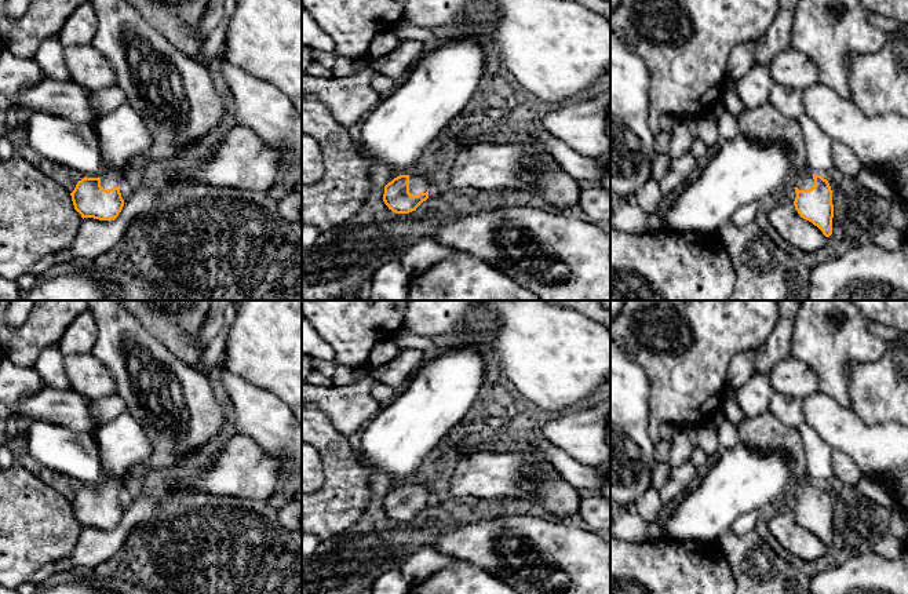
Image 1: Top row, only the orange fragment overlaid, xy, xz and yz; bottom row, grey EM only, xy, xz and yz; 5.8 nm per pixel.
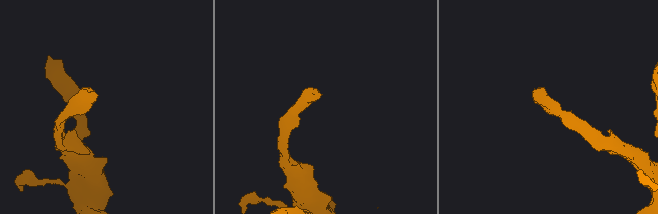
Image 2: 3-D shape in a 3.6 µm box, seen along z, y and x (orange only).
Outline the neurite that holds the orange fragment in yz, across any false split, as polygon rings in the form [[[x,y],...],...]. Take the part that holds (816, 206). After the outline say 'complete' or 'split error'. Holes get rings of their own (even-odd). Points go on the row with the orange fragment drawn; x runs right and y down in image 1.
[[[770,102],[759,107],[744,106],[739,116],[740,134],[761,143],[784,143],[795,176],[791,185],[796,197],[795,209],[801,218],[817,226],[825,237],[832,234],[832,190],[827,179],[809,171],[801,127]]] | split error

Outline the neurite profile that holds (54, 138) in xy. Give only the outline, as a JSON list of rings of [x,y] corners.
[[[36,112],[22,128],[22,135],[41,157],[87,178],[98,178],[105,170],[91,125],[77,125],[52,113]]]

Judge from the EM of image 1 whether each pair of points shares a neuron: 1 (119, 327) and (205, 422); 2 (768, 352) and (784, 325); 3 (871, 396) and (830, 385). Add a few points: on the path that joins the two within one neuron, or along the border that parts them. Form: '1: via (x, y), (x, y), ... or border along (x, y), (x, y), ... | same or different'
1: via (146, 345), (172, 364), (183, 382), (185, 394) | same
2: via (775, 345), (783, 332) | same
3: border along (867, 363), (856, 363), (848, 368), (850, 405) | different

